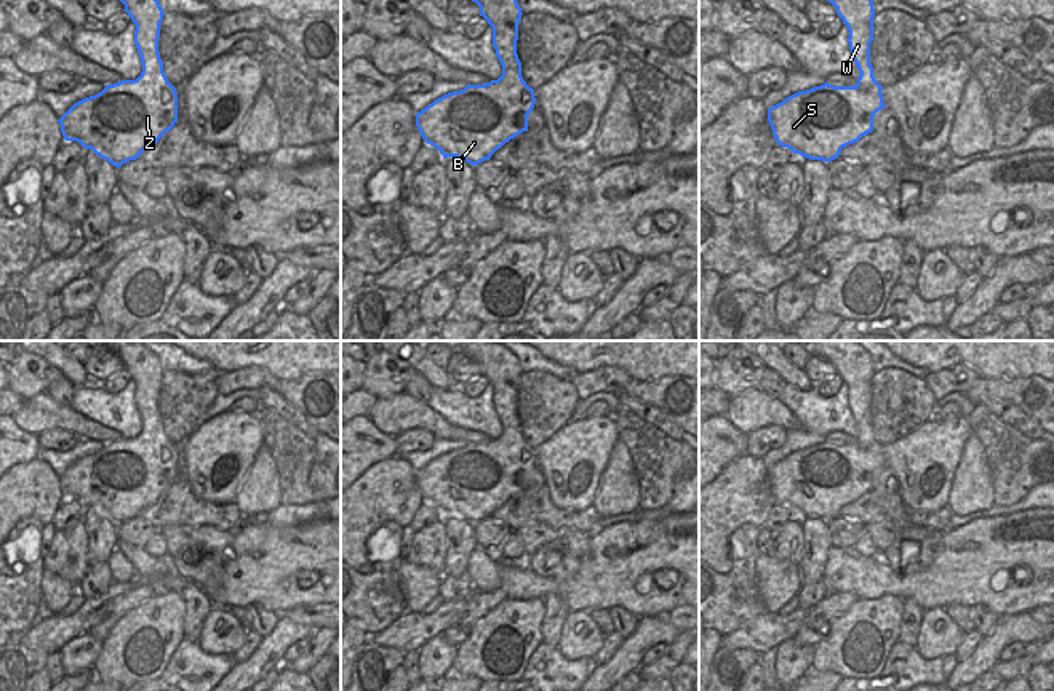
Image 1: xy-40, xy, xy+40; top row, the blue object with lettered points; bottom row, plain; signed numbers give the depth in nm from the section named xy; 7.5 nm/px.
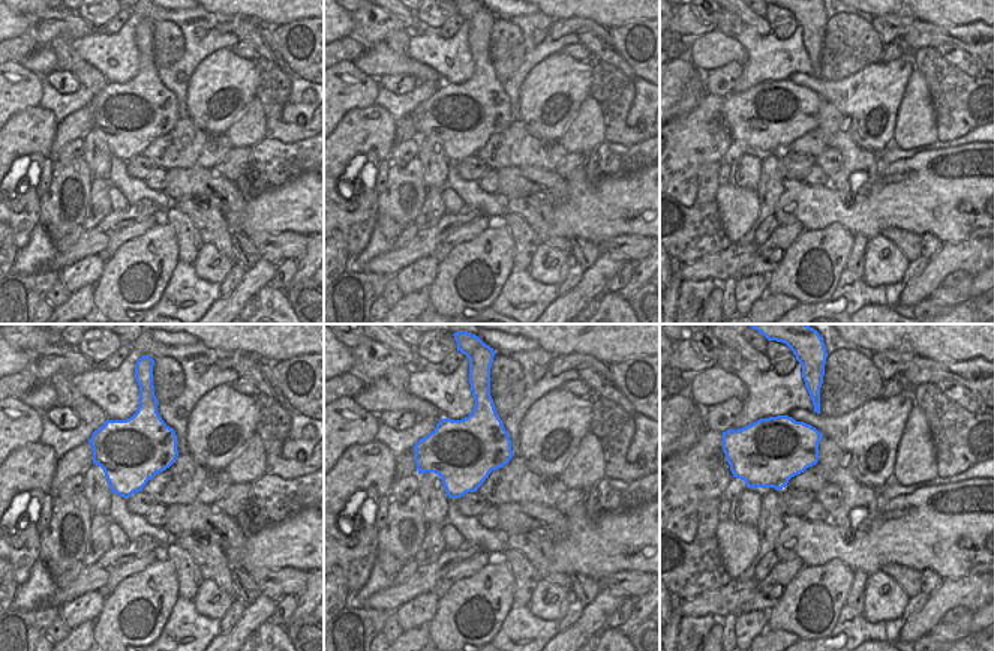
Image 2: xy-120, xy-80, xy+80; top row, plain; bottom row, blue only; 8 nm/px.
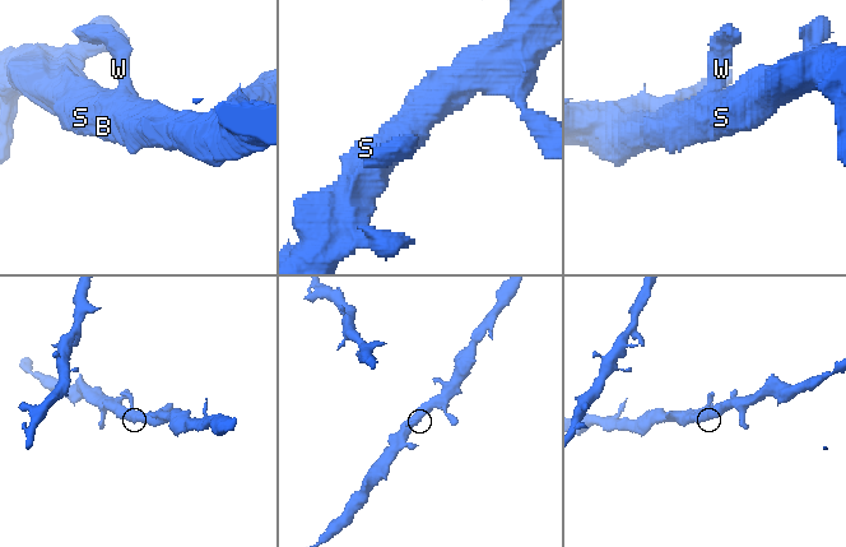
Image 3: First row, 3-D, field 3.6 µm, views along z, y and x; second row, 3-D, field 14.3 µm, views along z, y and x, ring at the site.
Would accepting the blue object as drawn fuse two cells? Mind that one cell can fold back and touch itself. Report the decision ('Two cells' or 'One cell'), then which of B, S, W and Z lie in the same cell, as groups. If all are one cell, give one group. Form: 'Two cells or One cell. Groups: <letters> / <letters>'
One cell. Groups: B S W Z

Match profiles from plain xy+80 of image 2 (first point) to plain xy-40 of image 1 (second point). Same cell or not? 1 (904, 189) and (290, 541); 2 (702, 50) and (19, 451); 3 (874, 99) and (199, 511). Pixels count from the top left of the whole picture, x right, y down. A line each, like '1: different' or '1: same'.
1: same
2: different
3: different

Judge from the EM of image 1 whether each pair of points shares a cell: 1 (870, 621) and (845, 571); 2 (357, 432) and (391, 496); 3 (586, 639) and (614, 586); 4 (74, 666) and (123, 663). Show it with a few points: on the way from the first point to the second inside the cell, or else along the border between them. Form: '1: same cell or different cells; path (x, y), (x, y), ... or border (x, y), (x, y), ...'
1: different cells; border (896, 597), (858, 599)
2: different cells; border (394, 455), (373, 463), (357, 480)
3: different cells; border (570, 610), (589, 611)
4: different cells; border (103, 642), (90, 669)

